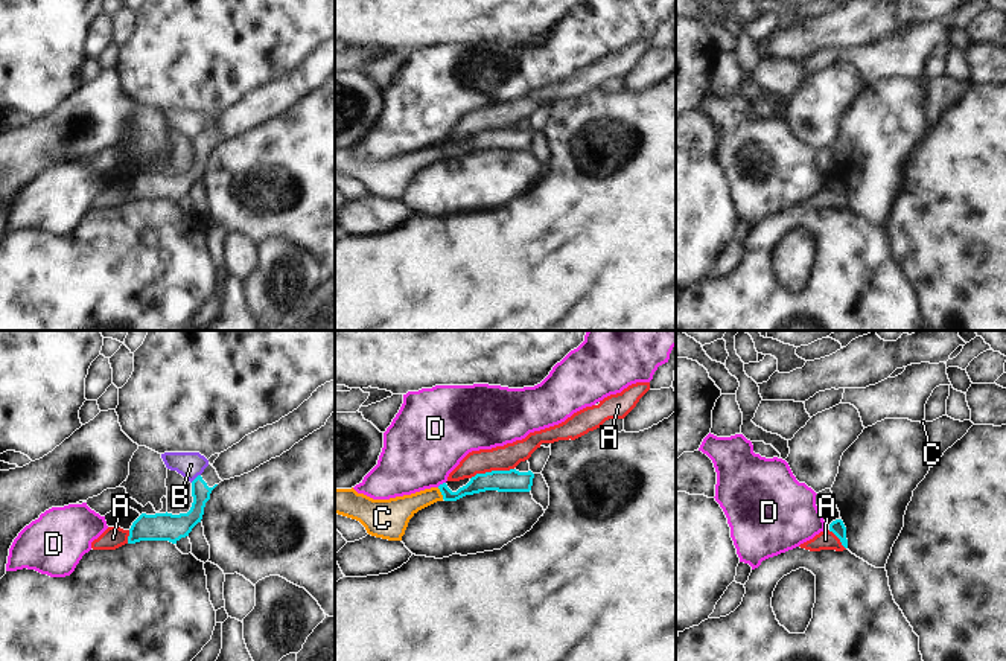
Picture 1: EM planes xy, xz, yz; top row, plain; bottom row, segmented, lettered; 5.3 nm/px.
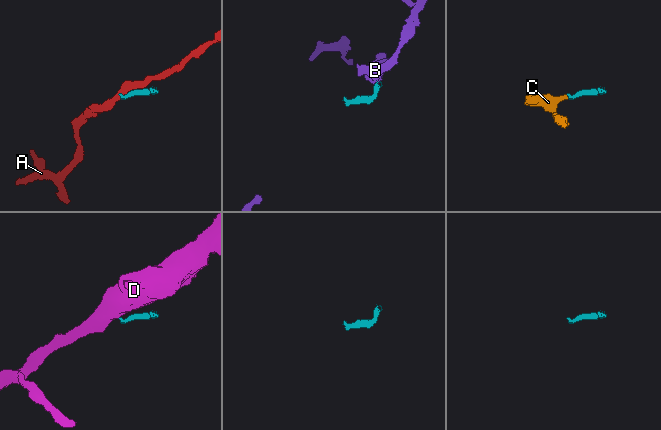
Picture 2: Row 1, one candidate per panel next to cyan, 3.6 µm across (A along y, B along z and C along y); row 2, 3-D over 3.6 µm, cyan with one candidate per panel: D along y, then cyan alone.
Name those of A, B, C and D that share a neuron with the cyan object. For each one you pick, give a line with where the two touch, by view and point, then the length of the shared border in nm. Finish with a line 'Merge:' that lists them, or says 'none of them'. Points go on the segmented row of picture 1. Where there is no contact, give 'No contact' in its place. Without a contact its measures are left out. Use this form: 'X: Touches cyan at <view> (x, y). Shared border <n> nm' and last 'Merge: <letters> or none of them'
C: Touches cyan at xz (442, 494). Shared border 70 nm
Merge: C.

